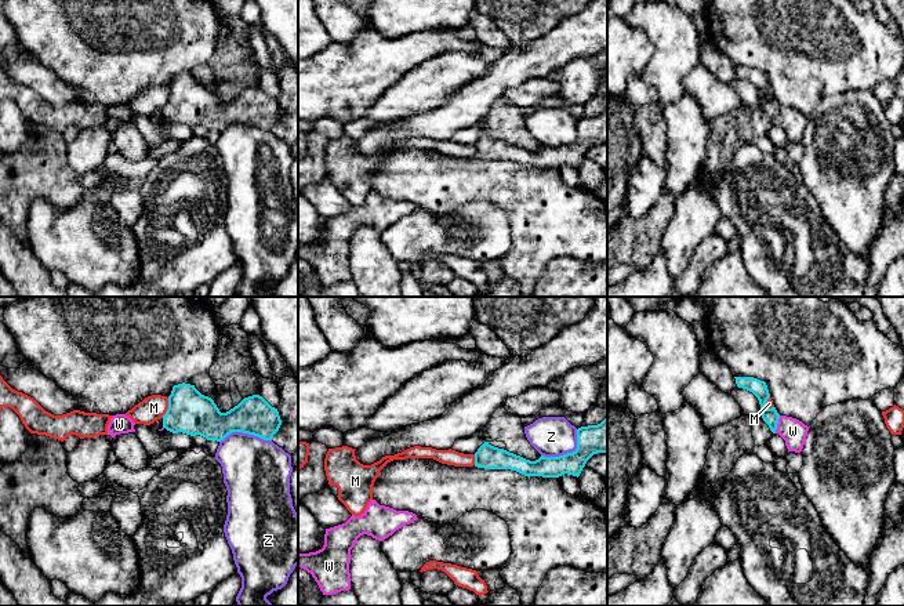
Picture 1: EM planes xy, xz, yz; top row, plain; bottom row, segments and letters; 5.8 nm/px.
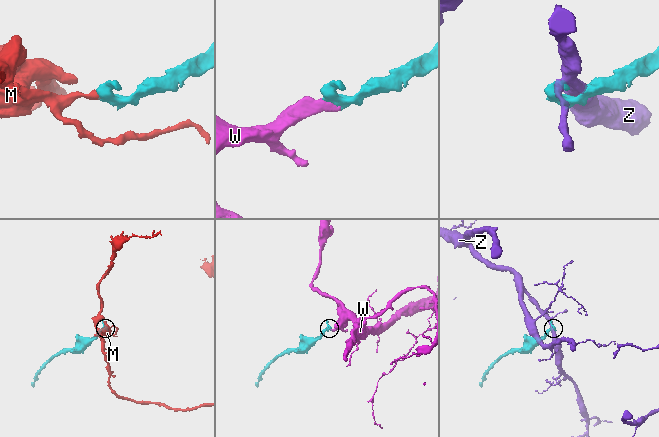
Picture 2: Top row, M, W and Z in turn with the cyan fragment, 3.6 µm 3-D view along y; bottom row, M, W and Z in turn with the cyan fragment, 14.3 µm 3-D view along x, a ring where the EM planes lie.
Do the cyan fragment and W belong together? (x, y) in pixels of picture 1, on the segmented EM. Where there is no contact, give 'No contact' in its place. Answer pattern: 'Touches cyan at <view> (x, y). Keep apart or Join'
Touches cyan at yz (776, 424). Join

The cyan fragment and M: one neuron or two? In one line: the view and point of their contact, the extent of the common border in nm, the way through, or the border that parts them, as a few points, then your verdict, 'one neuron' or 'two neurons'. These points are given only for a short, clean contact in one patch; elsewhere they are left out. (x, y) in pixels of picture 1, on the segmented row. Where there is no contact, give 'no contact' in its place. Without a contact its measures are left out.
contact xy (169, 407); length 130 nm; border xy (169, 398), (169, 406), (162, 417); two neurons

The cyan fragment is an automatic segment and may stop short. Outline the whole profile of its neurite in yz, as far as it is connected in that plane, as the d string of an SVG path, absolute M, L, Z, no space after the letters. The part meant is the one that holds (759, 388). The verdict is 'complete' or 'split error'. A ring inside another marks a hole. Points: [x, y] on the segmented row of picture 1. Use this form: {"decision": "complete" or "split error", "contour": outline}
{"decision": "split error", "contour": "M754 377L734 378L738 388L752 392L758 398L763 421L769 425L773 433L778 433L785 440L788 451L800 453L809 427L796 418L780 416L776 407L769 409L766 406L770 393L765 381Z"}

